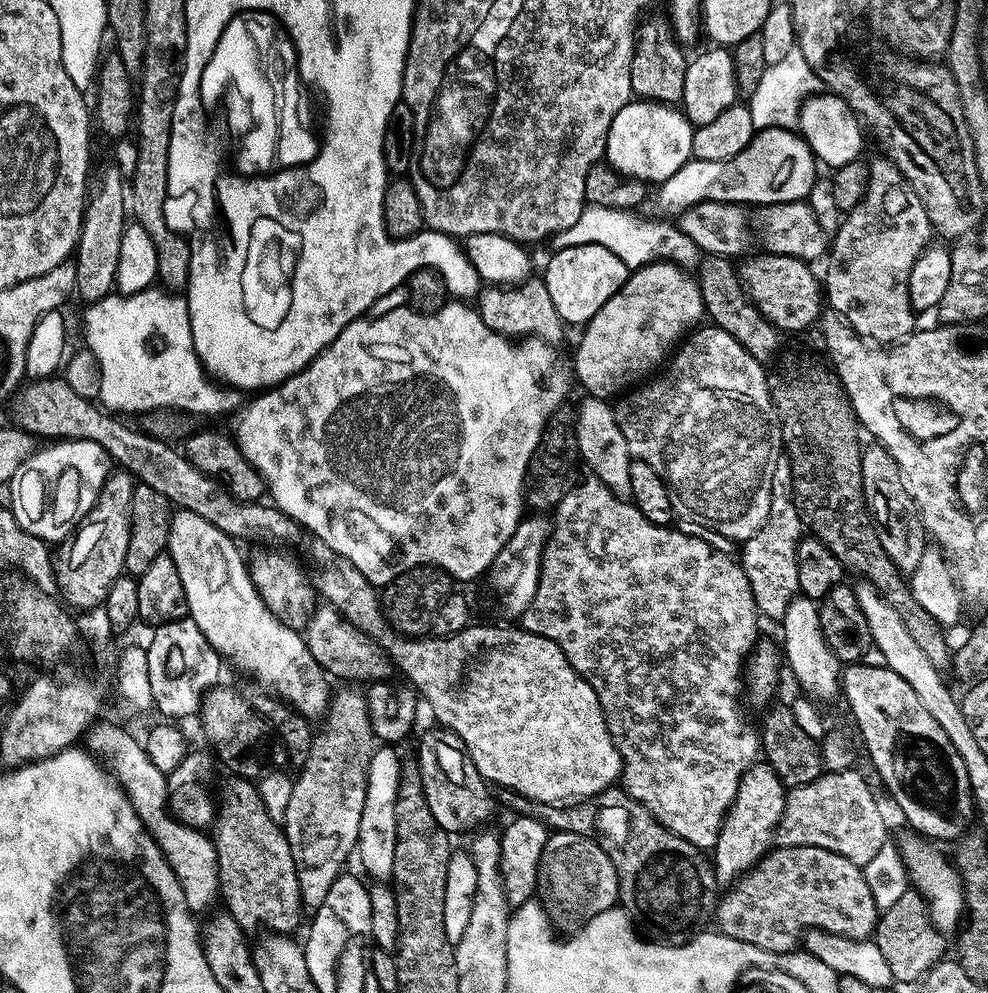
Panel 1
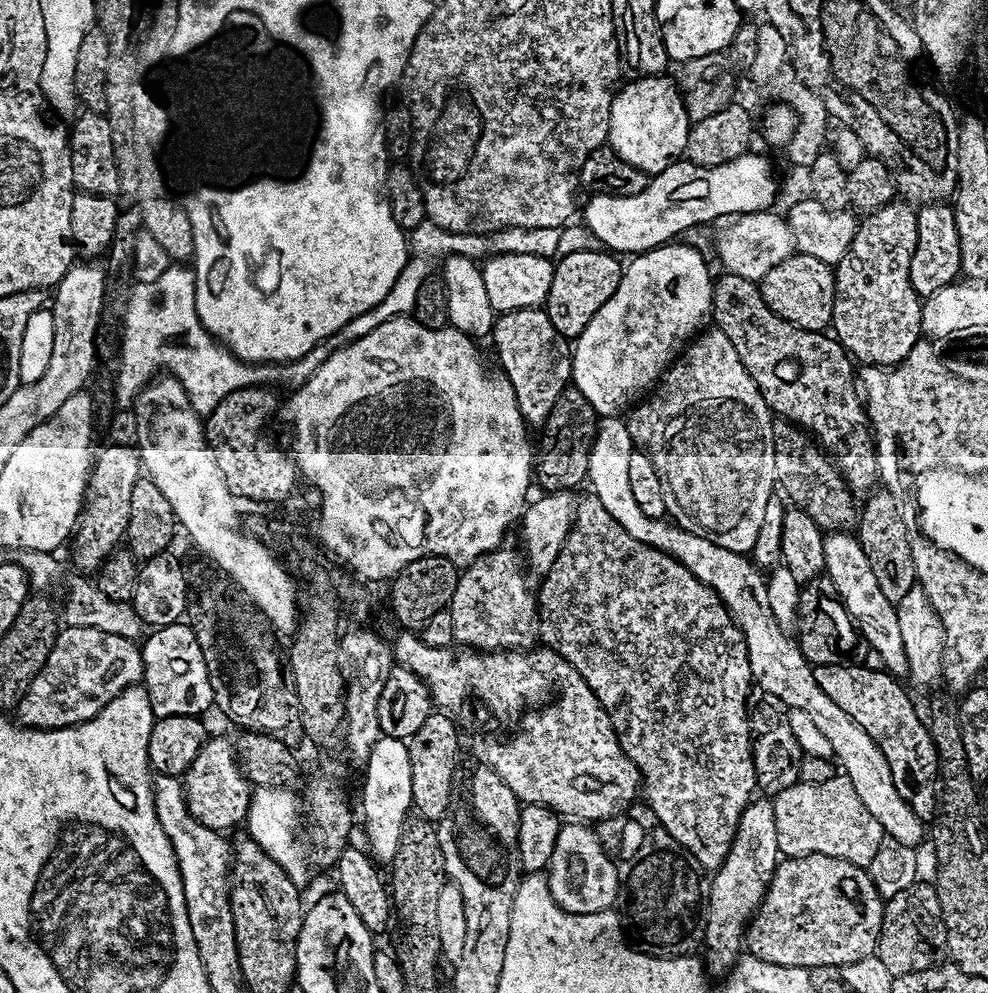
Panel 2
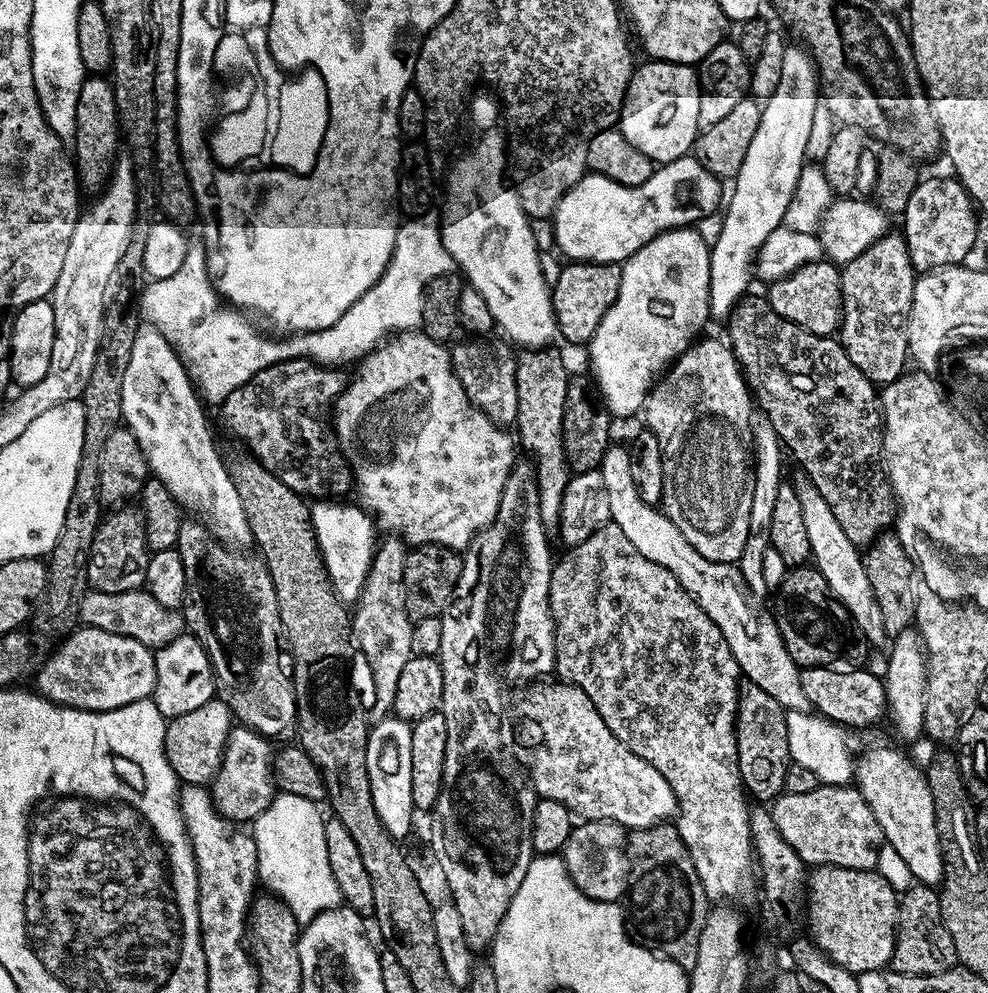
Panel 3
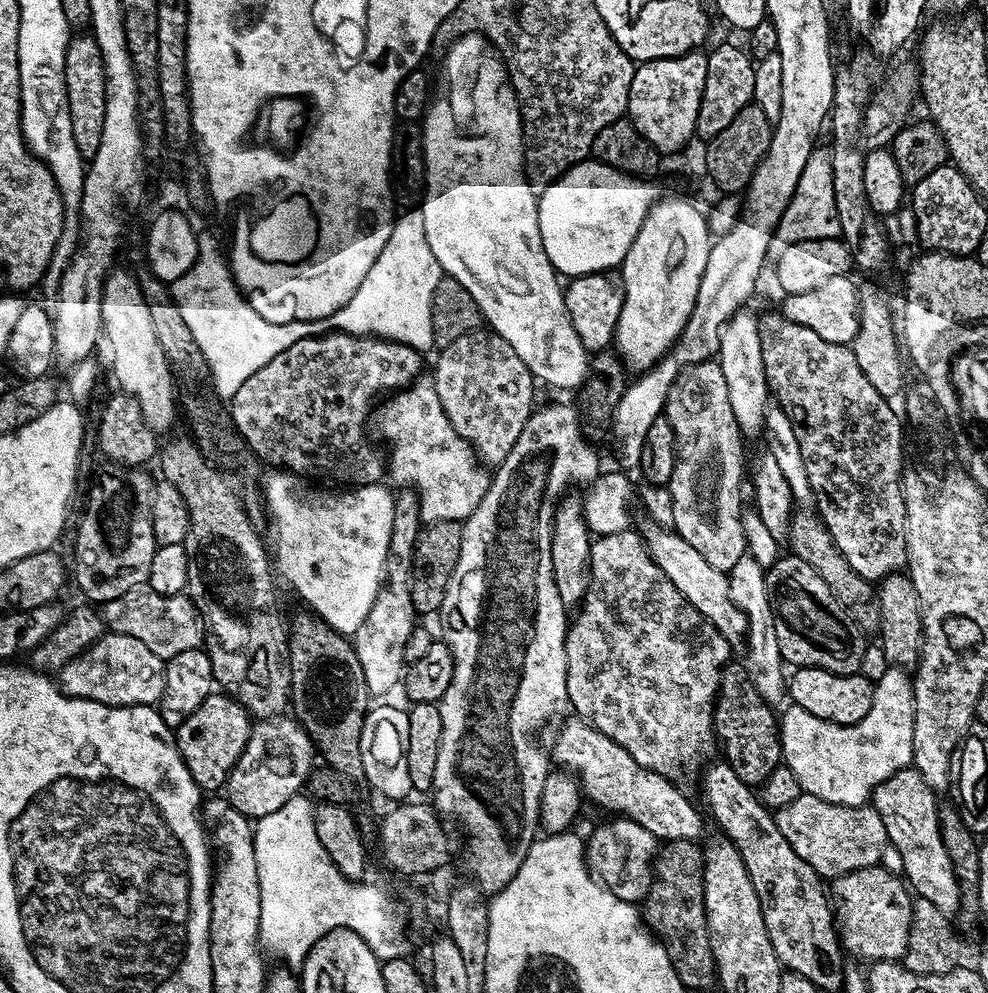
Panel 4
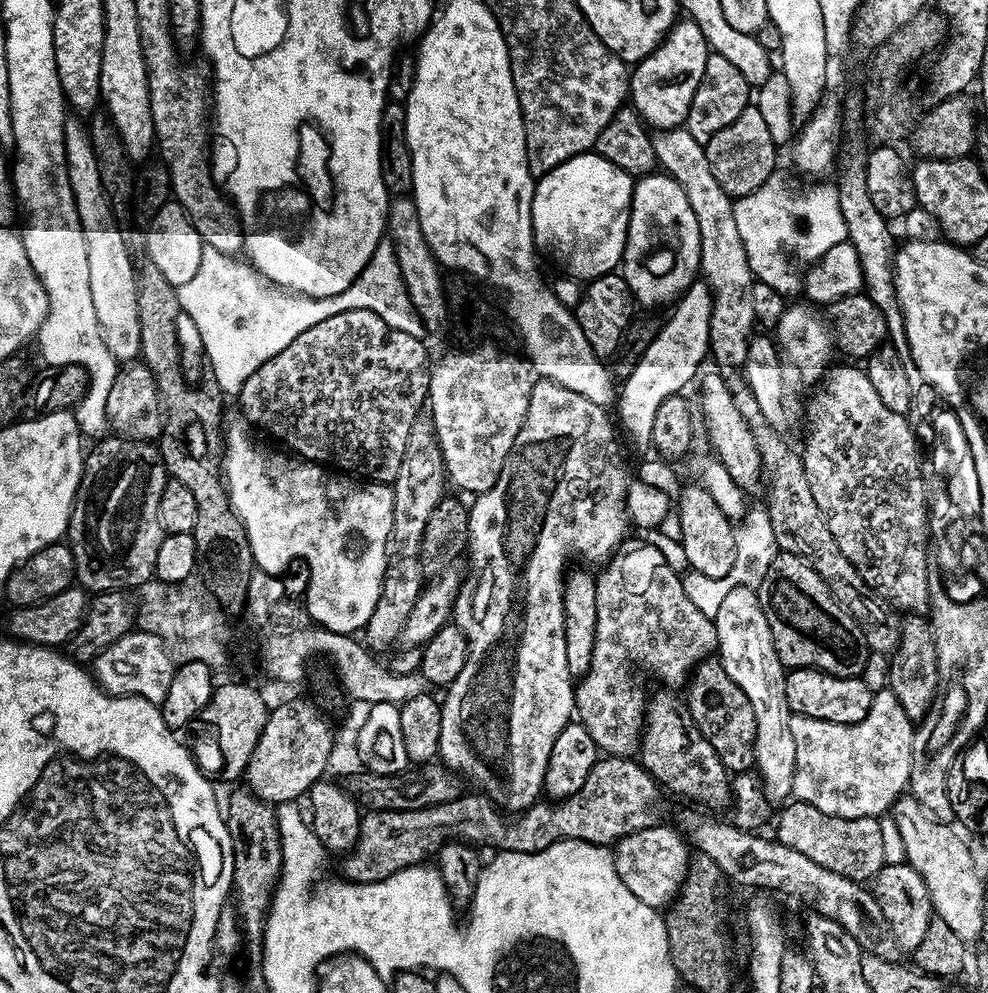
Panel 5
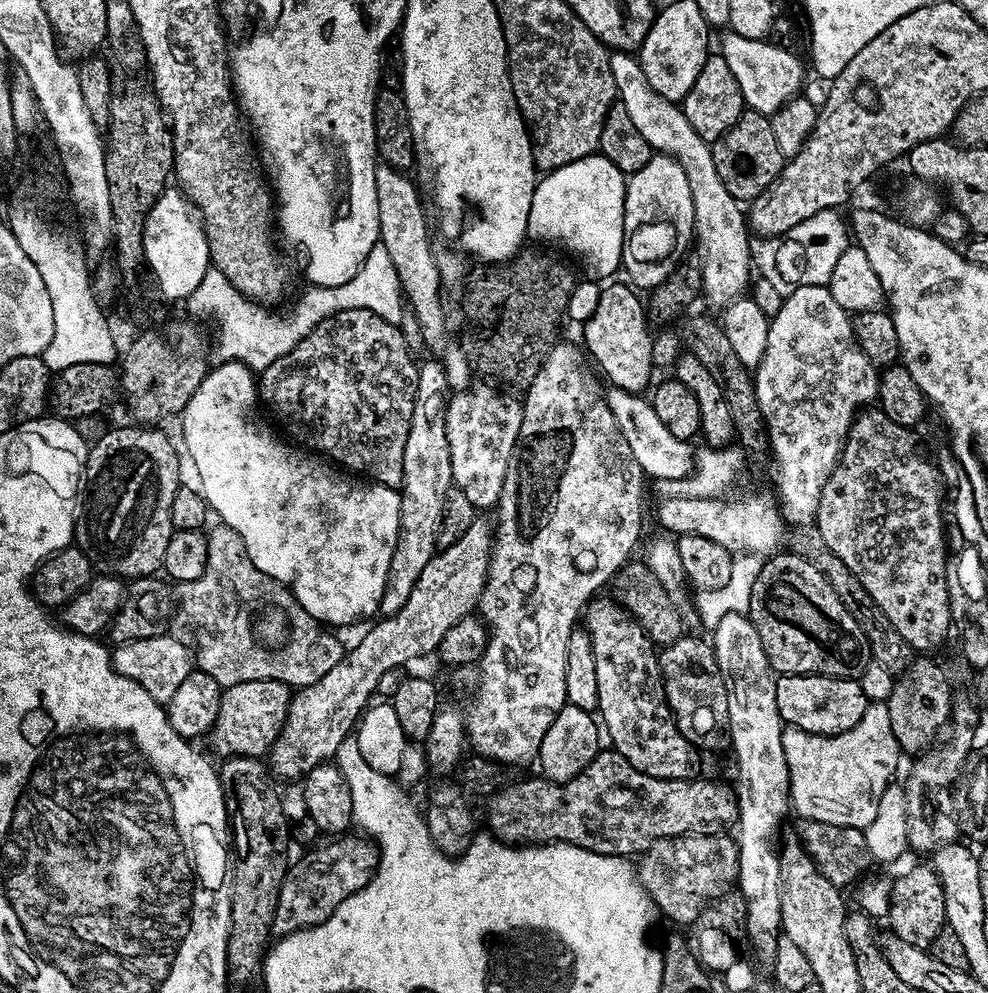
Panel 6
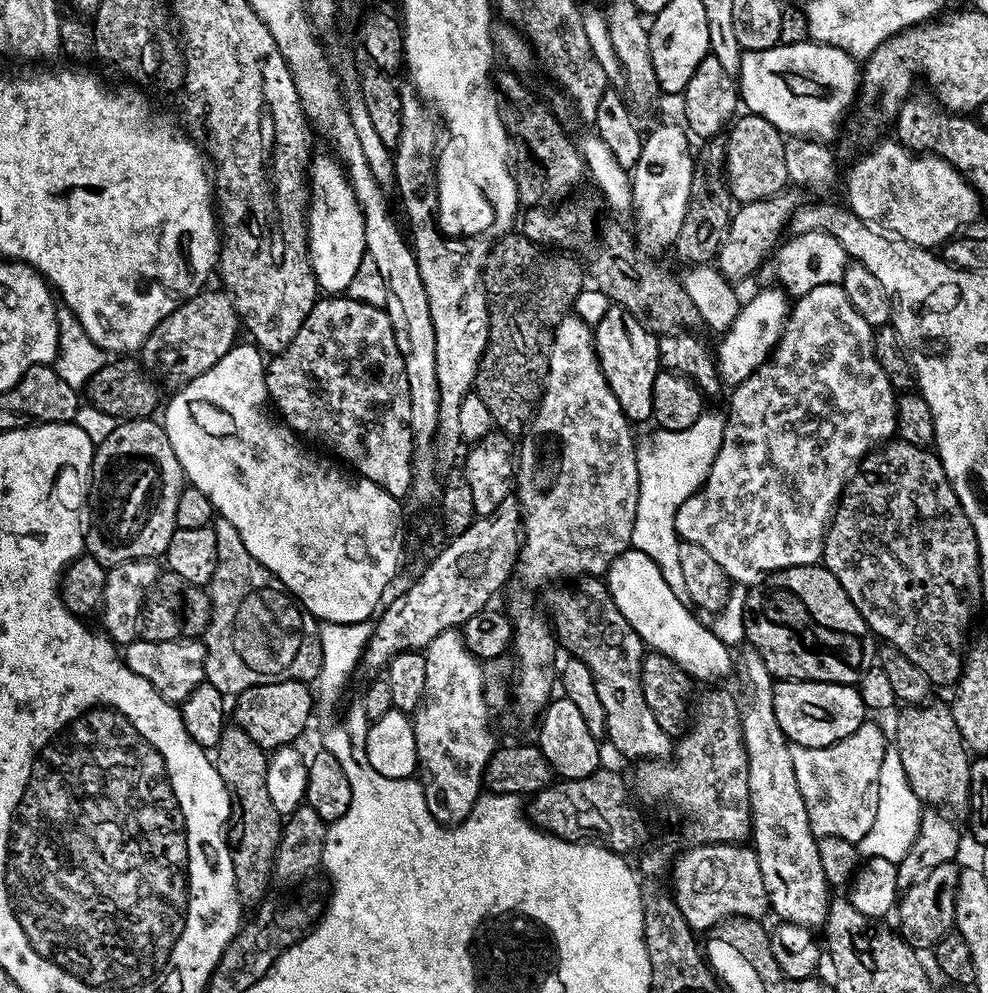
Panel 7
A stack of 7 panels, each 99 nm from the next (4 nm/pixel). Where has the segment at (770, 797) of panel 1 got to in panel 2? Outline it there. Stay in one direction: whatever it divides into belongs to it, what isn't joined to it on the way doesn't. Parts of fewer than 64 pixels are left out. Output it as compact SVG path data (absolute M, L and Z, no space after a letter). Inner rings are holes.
M753 799L740 815L730 850L722 866L711 873L710 887L706 892L702 944L705 949L708 947L706 964L711 971L713 968L716 972L727 973L740 959L741 949L745 947L744 934L748 921L758 910L780 859L778 830L774 826L772 800Z

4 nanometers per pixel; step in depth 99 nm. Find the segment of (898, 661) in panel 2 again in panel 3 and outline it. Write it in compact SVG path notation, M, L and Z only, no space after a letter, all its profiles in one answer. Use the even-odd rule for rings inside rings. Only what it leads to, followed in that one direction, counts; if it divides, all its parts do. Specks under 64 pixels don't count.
M796 470L790 477L792 489L798 494L798 502L802 506L802 518L806 521L806 534L810 537L811 563L826 578L828 591L847 608L852 615L852 623L856 625L859 635L872 646L876 646L880 639L885 639L886 633L882 624L882 610L878 607L878 598L874 598L874 586L870 586L870 578L866 574L864 557L861 549L846 533L834 518L830 506L826 506L826 498L818 494L818 486L810 482L810 478L803 470Z

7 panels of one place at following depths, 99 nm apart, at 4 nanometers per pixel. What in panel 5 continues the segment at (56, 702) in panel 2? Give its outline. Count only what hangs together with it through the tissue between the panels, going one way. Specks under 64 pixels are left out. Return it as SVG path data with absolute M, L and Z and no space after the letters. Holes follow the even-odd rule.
M133 630L126 633L114 646L102 650L90 665L97 684L110 696L140 696L159 706L170 690L174 671L174 657L162 641L154 634Z

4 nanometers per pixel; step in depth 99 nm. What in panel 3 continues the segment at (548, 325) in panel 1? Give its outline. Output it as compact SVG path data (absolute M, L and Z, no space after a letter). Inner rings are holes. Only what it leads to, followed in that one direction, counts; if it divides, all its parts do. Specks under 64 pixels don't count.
M524 350L516 361L518 382L518 414L514 425L518 444L533 456L536 481L540 487L540 513L552 518L559 513L568 488L570 469L564 459L564 434L562 418L566 406L566 390L570 375L552 350Z

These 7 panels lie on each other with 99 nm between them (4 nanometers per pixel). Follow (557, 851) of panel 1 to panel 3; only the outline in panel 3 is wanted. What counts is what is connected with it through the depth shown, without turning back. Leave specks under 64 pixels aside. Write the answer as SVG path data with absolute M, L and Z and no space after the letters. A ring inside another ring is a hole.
M584 820L572 829L562 849L568 877L586 894L602 902L616 902L630 887L630 861L626 847L626 830L609 820Z

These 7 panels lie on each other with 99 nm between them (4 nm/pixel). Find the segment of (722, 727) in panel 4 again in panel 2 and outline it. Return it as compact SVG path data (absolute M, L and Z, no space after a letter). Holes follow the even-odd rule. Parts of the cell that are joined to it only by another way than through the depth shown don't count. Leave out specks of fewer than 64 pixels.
M758 686L748 693L748 707L756 786L765 797L775 798L779 792L794 786L800 779L802 753L798 746L798 738L794 738L794 730L790 730L790 709L784 705L782 698L774 698L774 694L763 692Z

